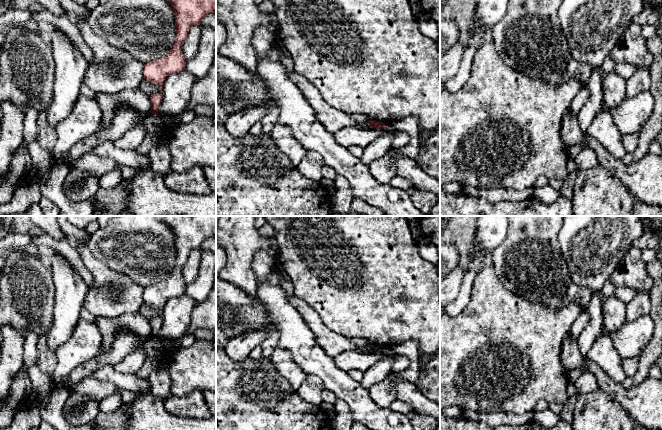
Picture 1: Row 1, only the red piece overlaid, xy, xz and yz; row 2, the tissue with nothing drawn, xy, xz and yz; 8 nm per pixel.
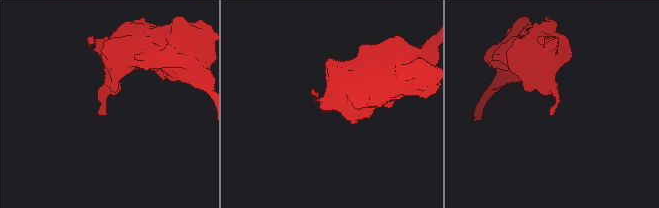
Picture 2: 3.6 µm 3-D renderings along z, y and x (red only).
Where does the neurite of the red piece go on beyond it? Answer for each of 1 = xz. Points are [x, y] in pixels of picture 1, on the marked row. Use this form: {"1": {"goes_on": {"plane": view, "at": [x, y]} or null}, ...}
{"1": {"goes_on": null}}

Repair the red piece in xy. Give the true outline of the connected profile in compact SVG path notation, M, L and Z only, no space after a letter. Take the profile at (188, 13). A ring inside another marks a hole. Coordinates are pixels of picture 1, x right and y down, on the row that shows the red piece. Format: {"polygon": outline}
{"polygon": "M167 0L174 9L175 42L162 57L144 65L143 75L147 81L163 87L165 79L185 71L187 59L182 51L192 26L200 25L204 16L216 13L216 0Z"}

